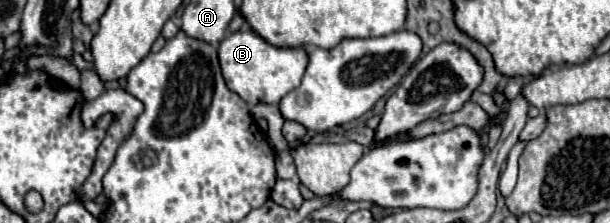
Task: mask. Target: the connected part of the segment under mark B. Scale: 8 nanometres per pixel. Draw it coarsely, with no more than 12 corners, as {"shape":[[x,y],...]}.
{"shape":[[248,25],[220,43],[228,89],[276,105],[300,85],[304,47],[274,47]]}

